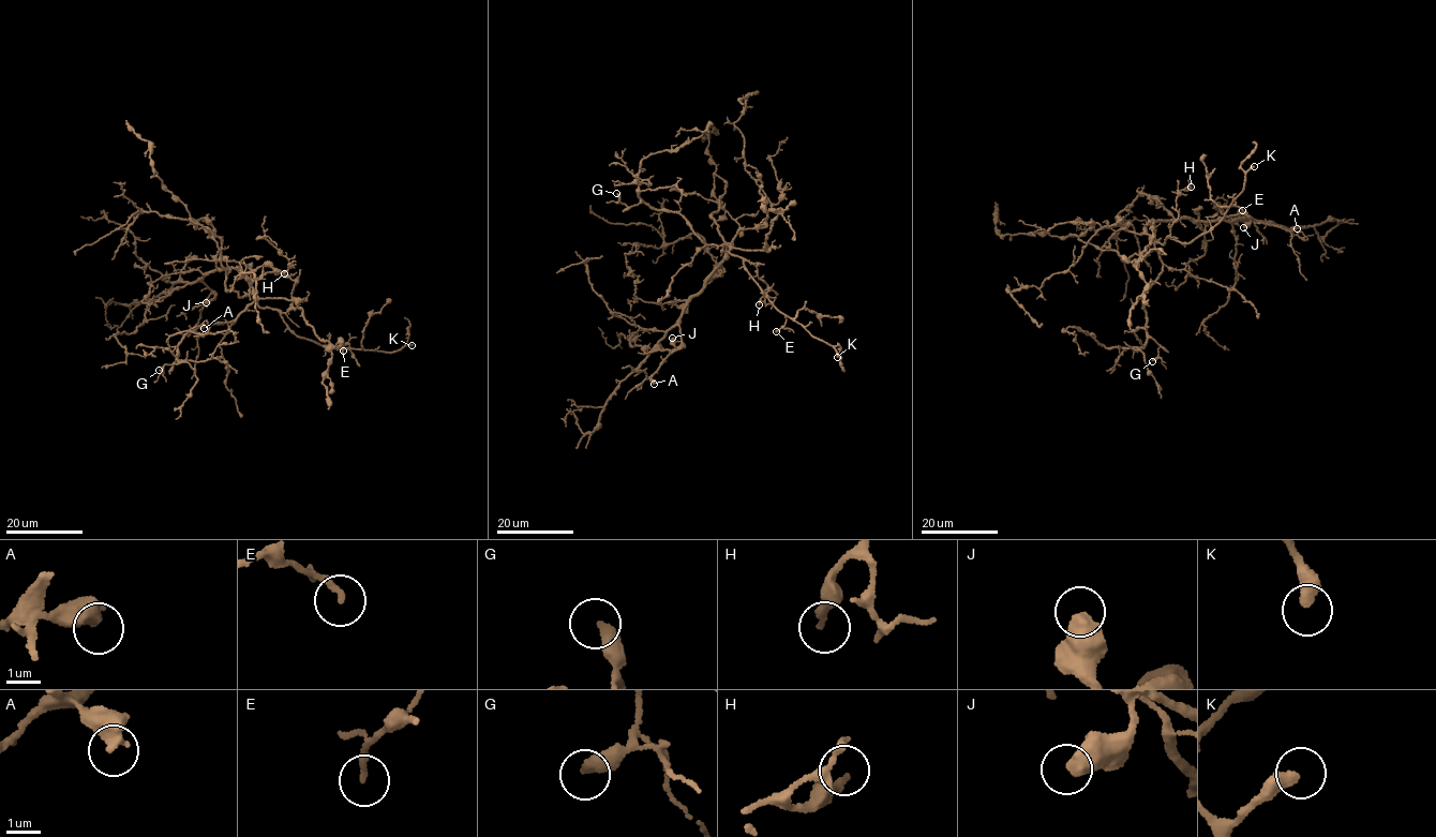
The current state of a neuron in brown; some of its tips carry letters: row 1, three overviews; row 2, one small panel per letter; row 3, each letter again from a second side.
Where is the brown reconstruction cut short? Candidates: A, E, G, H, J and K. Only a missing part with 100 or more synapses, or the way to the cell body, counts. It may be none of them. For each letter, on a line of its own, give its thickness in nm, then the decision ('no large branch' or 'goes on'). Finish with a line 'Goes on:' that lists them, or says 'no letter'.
A: calibre 440 nm; no large branch
E: calibre 190 nm; no large branch
G: calibre 360 nm; no large branch
H: calibre 240 nm; no large branch
J: calibre 550 nm; no large branch
K: calibre 380 nm; goes on
Goes on: K

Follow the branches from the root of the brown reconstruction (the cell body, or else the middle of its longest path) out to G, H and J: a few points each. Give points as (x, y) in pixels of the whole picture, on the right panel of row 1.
G: (1149, 235), (1163, 266), (1142, 298), (1147, 333), (1160, 346), (1157, 357), (1152, 361)
H: (1149, 235), (1164, 243), (1179, 215), (1177, 198), (1180, 191), (1191, 187)
J: (1149, 235), (1146, 225), (1182, 218), (1207, 221), (1243, 213), (1251, 221), (1243, 227)

